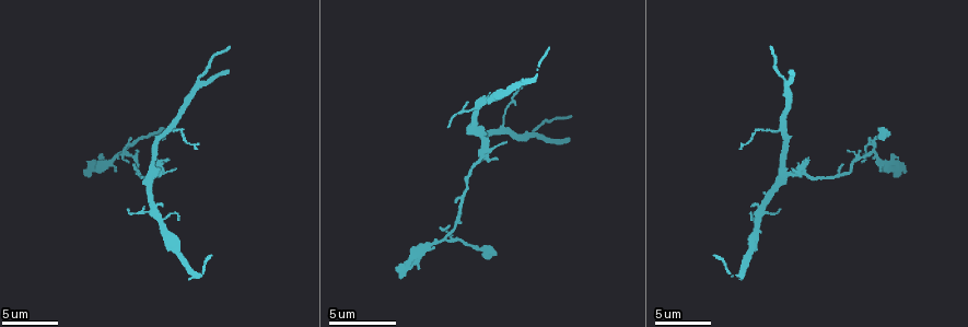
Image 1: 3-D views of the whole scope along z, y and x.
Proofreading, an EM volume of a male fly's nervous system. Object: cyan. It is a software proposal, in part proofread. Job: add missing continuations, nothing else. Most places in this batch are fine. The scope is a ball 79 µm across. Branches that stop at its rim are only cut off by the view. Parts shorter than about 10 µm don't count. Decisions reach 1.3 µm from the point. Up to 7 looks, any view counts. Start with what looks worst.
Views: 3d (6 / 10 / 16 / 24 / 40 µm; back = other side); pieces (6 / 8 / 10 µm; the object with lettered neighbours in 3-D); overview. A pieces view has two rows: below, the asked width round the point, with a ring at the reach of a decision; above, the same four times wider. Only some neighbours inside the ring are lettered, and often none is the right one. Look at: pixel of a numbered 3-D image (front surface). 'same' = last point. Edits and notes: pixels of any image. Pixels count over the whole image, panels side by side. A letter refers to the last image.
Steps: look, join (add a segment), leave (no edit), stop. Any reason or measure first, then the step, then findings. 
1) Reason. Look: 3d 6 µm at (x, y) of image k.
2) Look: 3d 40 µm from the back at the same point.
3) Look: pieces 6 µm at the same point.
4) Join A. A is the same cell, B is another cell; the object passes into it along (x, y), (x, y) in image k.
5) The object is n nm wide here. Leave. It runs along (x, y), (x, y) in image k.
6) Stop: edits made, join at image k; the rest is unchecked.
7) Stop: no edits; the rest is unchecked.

Look: 3d 6 µm at (897, 172) of image 1.

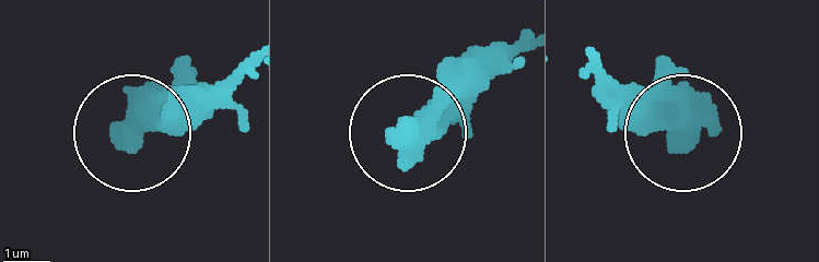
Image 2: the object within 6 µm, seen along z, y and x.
Look: pieces 8 µm at (687, 138) of image 2.

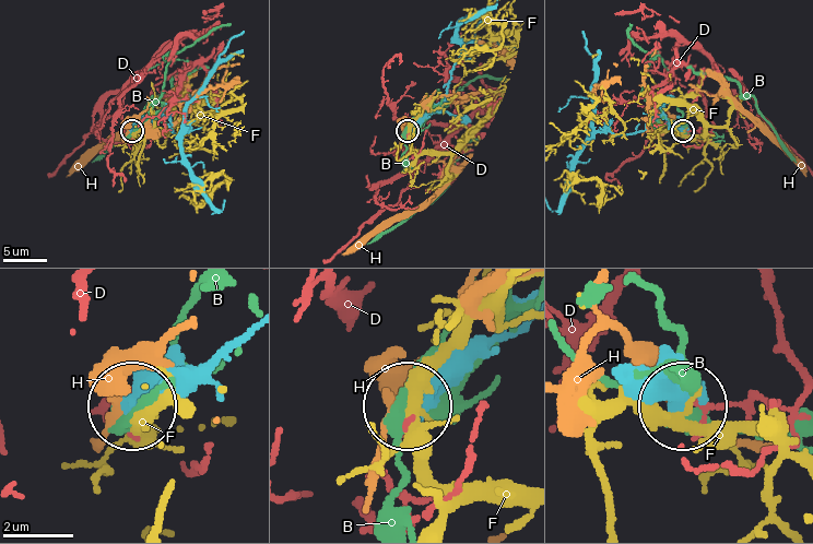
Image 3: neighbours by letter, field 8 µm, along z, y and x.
Leave. B, D, F and H are other cells; no lettered segment goes on from it.

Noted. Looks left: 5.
Tapers out. Look: 3d 6 µm at (166, 158) of image 1.

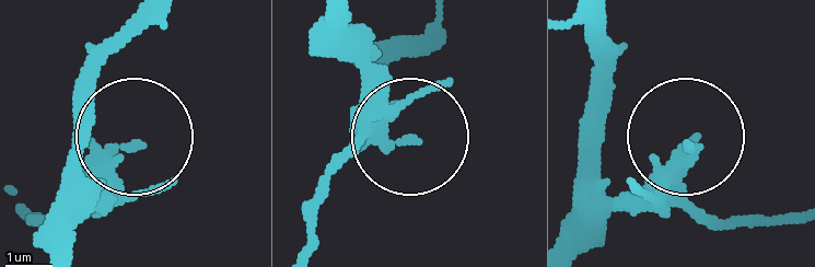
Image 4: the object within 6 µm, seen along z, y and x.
See the neighbours. Look: pieces 6 µm at (411, 141) of image 4.

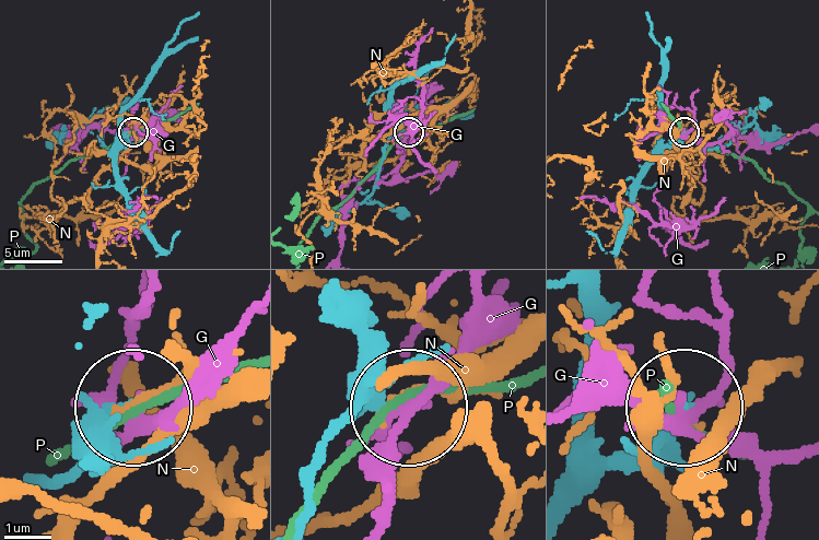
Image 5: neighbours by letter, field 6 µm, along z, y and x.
Leave. G, N and P are other cells; it runs along (357, 329), (361, 376), (400, 411) in image 5; no lettered segment goes on from it.

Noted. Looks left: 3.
Tapers out. Look: pieces 6 µm at (450, 124) of image 1.

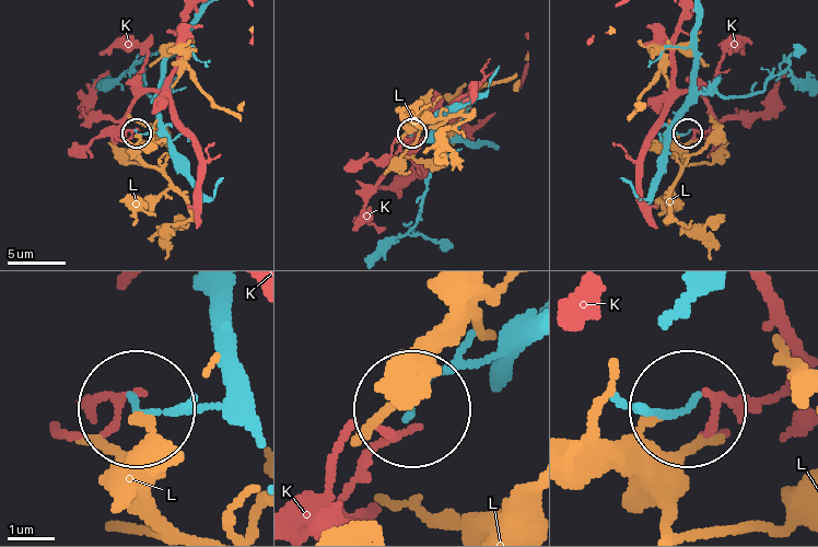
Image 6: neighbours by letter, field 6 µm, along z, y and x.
The object is 110 nm wide here. Leave. K and L are other cells; it runs along (232, 297), (228, 391), (138, 415) in image 6; no lettered segment goes on from it.

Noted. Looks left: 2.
Stop: no edits; the rest is unchecked.

